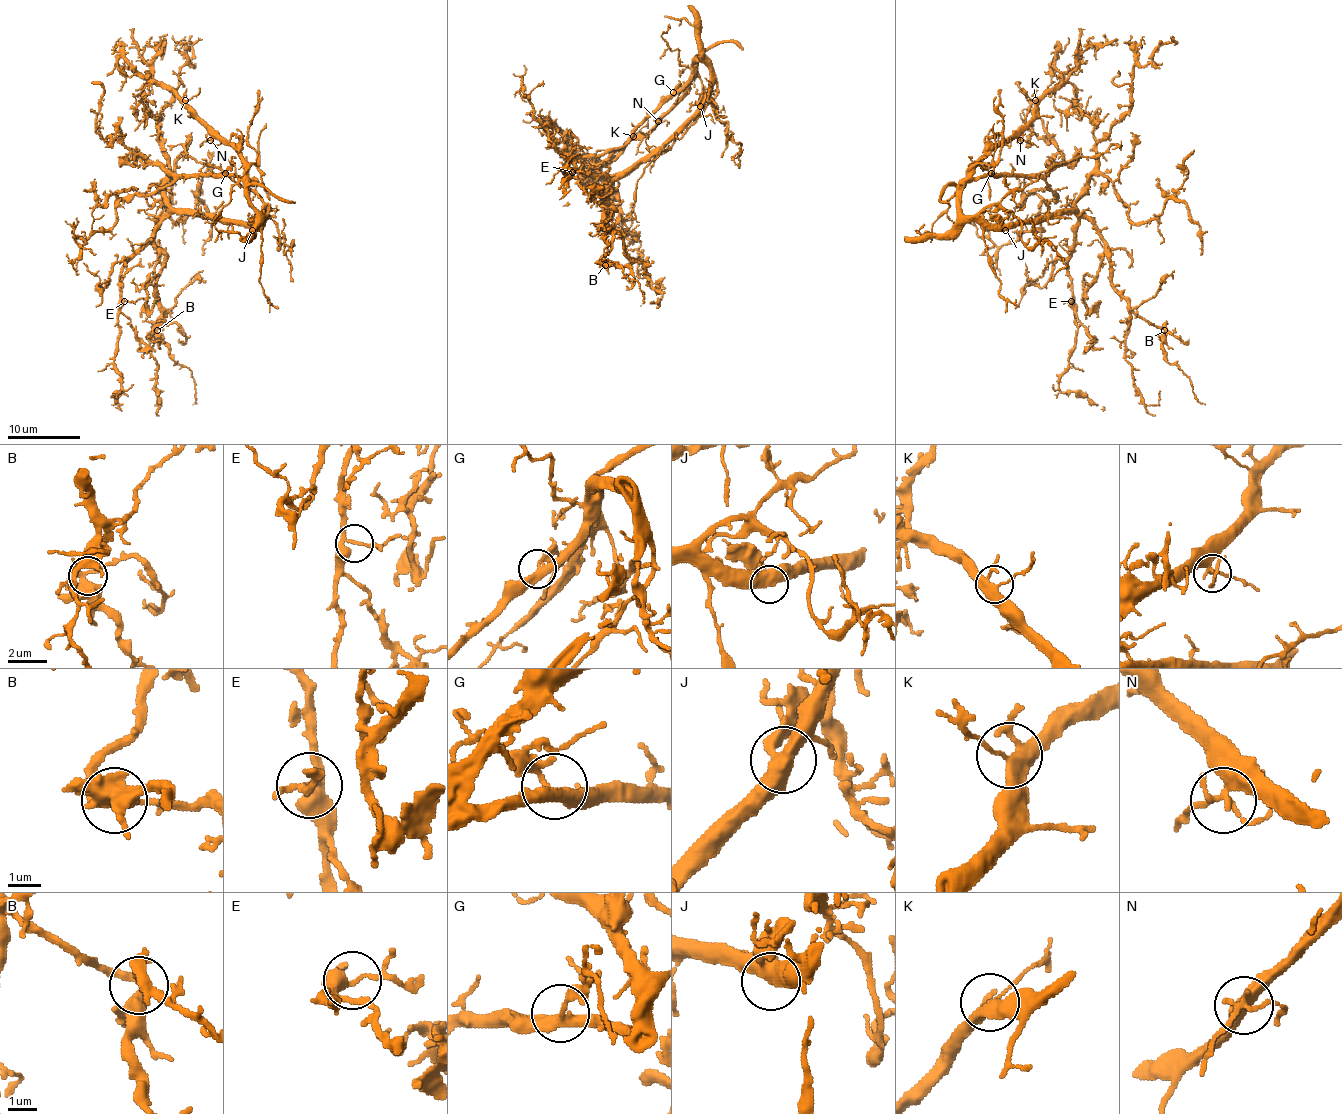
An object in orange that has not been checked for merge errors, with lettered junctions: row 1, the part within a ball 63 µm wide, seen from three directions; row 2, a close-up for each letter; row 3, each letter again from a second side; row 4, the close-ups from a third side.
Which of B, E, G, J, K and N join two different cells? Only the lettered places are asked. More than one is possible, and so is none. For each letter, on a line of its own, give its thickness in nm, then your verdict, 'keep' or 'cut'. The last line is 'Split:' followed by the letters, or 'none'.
B: 320 nm thick; keep
E: 190 nm thick; keep
G: 360 nm thick; keep
J: 440 nm thick; keep
K: 360 nm thick; keep
N: 240 nm thick; keep
Split: none

